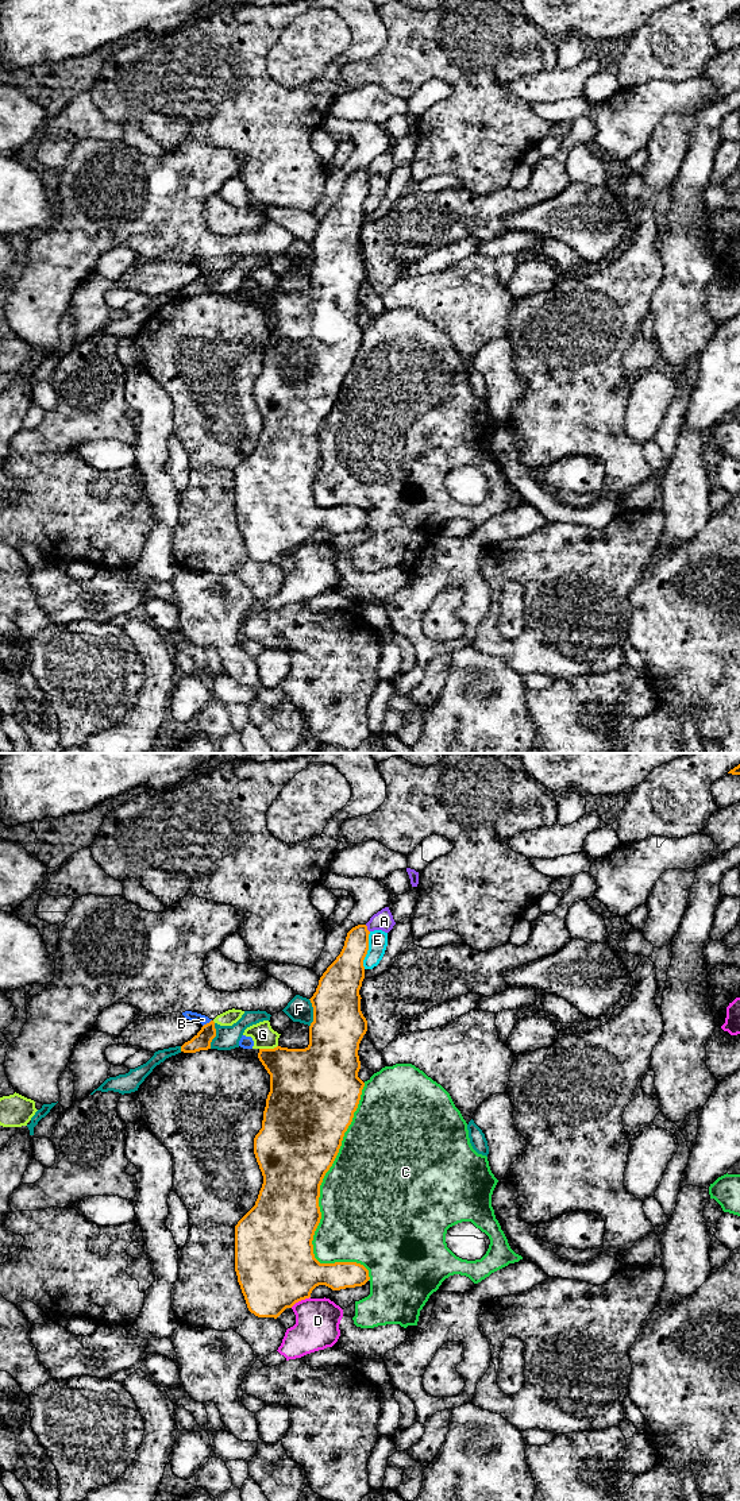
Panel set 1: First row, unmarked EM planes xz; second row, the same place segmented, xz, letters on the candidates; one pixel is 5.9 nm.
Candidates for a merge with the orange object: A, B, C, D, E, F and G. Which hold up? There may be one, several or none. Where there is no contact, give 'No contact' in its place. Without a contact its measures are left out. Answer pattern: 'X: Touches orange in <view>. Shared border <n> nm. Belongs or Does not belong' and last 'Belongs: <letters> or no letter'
A: Touches orange in xz. Shared border 50 nm. Does not belong
B: Touches orange in xz. Shared border 70 nm. Does not belong
C: Touches orange in xz. Shared border 1200 nm. Does not belong
D: Touches orange in xz. Shared border 140 nm. Does not belong
E: Touches orange in xz. Shared border 220 nm. Does not belong
F: Touches orange in xz. Shared border 170 nm. Does not belong
G: Touches orange in xz. Shared border 110 nm. Does not belong
Belongs: no letter

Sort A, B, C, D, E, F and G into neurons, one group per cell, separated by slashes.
A / B / C / D / E / F / G

